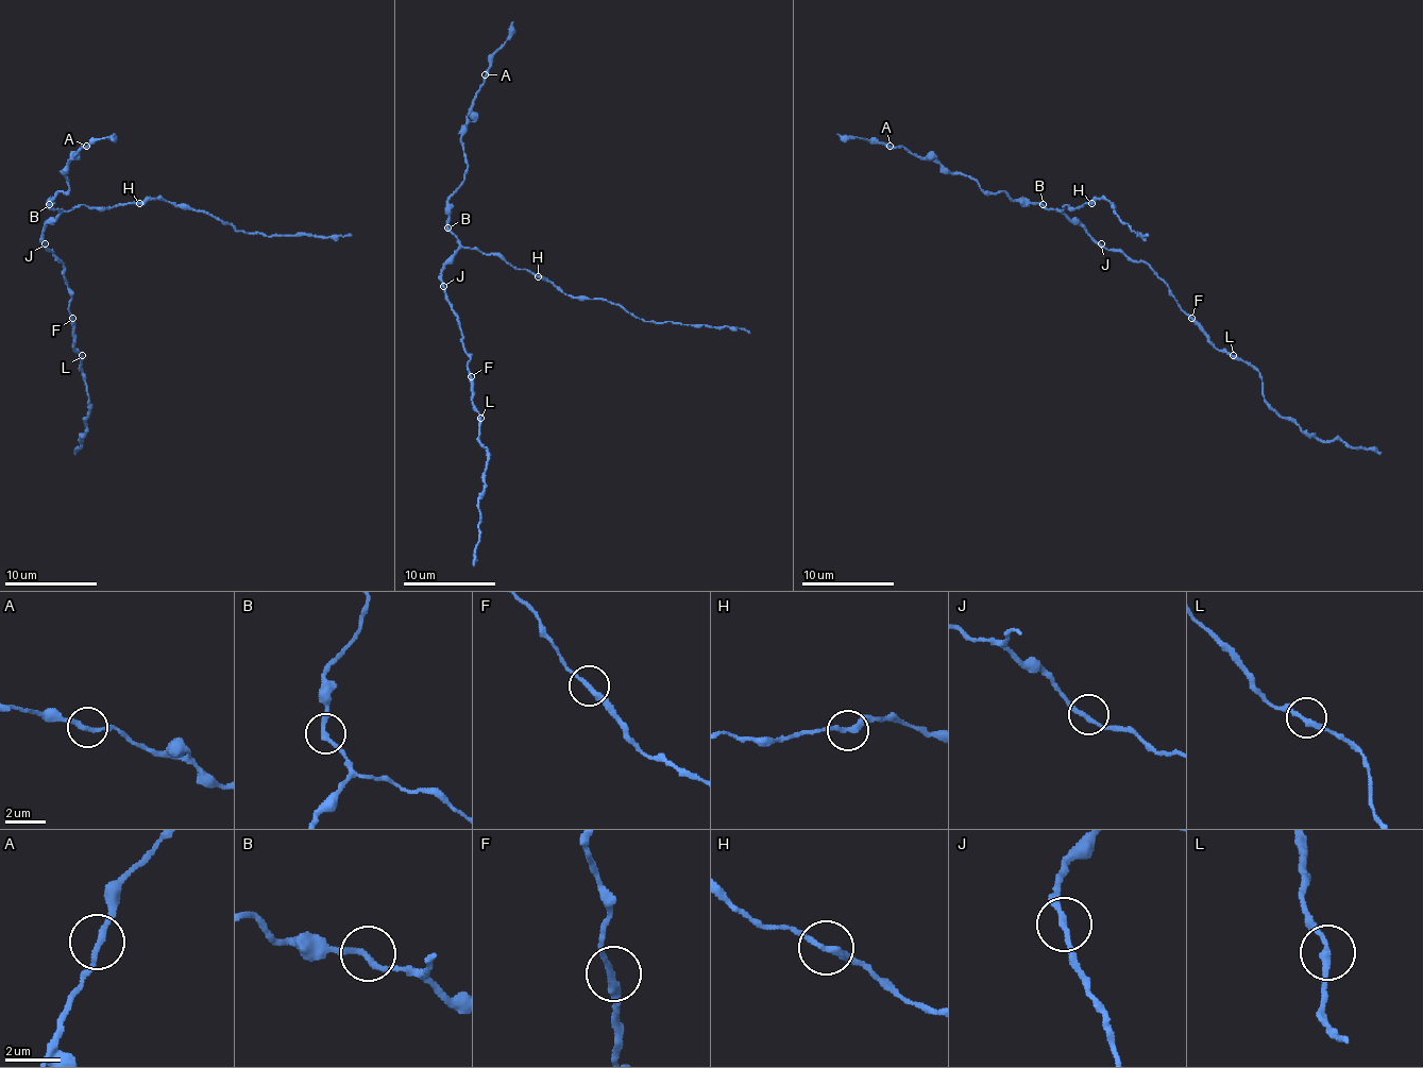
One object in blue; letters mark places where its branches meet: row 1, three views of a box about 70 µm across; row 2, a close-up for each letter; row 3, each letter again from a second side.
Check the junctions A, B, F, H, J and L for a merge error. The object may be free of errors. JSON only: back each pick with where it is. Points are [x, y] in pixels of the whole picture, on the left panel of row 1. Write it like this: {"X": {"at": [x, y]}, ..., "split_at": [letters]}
{"split_at": []}

